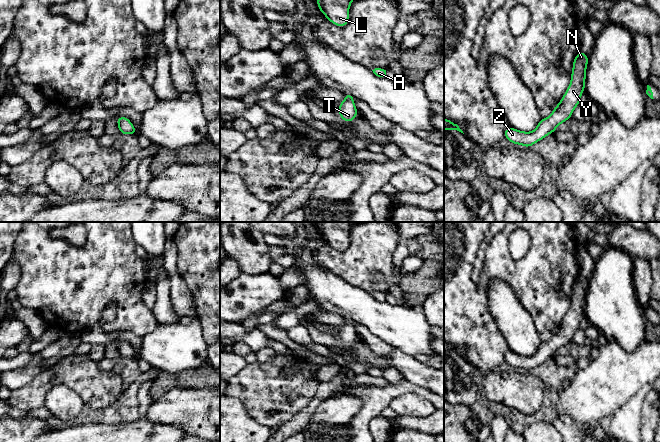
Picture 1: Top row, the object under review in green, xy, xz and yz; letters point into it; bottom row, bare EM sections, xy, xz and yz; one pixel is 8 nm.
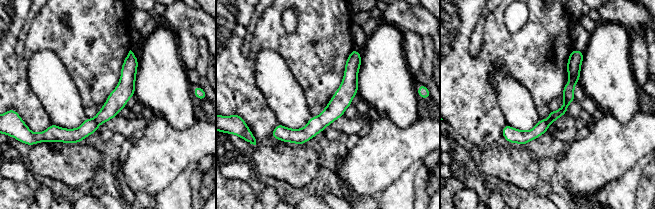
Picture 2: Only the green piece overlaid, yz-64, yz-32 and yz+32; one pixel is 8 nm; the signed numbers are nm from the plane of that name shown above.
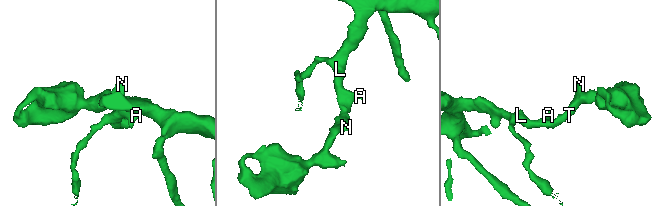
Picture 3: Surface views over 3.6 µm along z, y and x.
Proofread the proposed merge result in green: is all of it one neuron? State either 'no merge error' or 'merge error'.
no merge error

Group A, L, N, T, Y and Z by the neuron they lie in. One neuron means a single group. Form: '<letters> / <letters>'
A L N T Y Z

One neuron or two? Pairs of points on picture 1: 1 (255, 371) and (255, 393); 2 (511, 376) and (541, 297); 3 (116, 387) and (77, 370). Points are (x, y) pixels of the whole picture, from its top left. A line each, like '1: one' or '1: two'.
1: one
2: two
3: one

